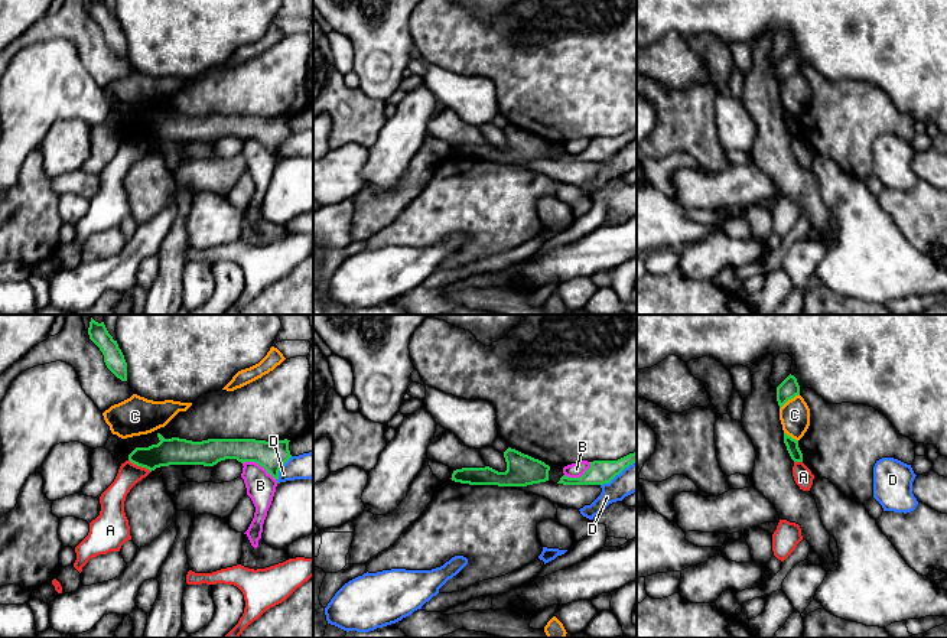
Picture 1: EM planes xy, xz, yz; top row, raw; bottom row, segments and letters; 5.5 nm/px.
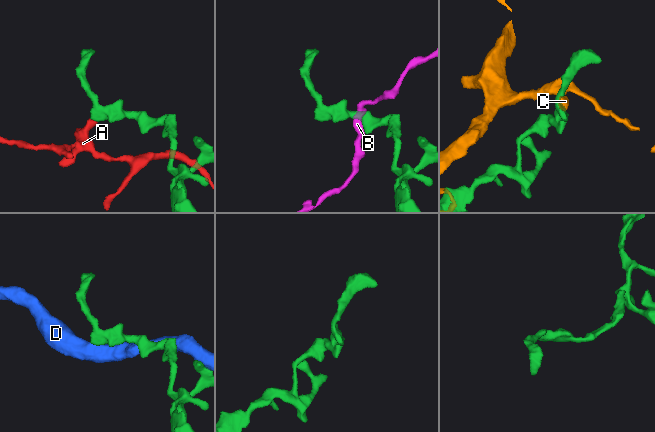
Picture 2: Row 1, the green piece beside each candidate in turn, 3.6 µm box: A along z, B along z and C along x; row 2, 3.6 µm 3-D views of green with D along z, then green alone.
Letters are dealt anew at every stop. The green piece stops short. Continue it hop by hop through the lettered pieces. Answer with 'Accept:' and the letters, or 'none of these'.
Accept: none of these

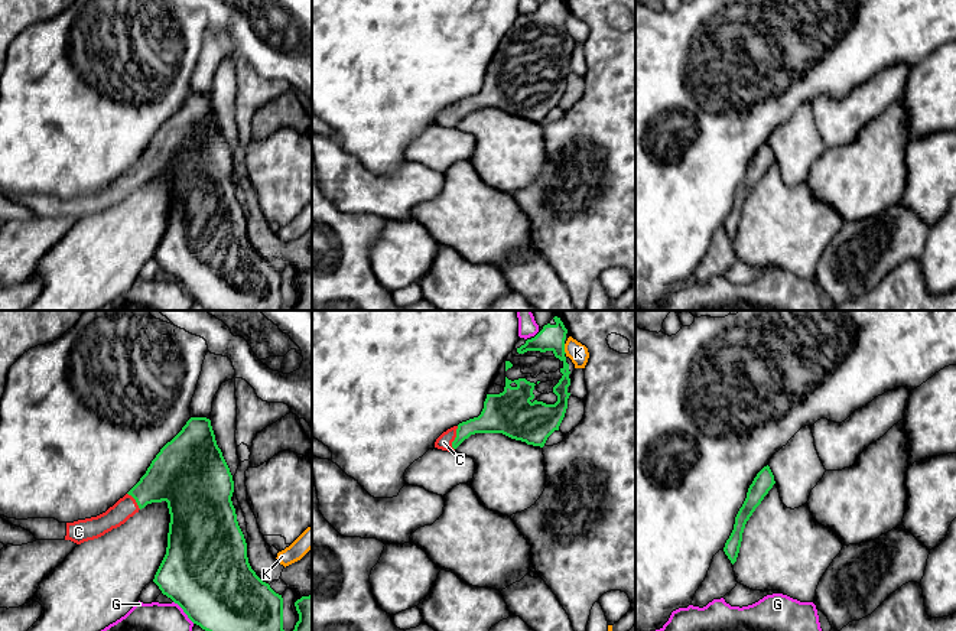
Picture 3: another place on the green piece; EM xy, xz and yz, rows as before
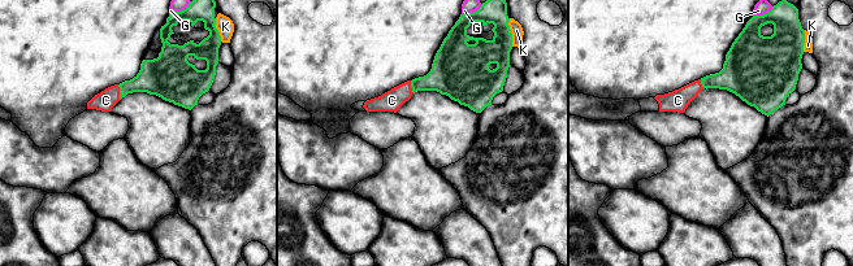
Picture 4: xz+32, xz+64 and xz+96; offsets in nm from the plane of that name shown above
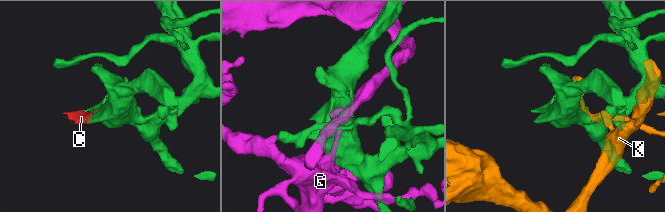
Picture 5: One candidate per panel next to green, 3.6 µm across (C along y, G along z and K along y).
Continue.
Accept: C

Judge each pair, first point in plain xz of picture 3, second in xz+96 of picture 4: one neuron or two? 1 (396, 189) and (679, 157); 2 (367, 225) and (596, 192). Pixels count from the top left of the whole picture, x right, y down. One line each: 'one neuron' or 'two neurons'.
1: two neurons
2: one neuron

